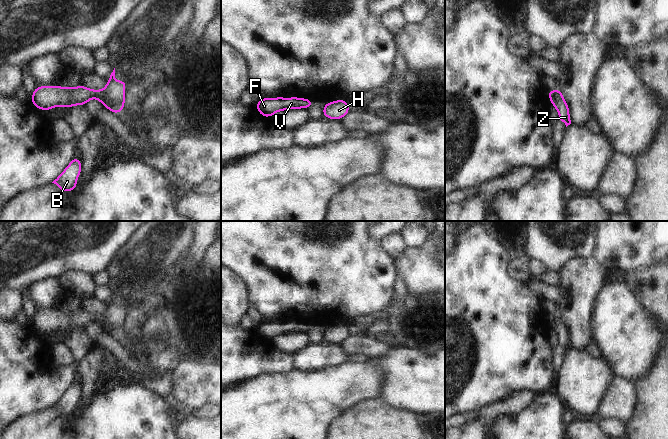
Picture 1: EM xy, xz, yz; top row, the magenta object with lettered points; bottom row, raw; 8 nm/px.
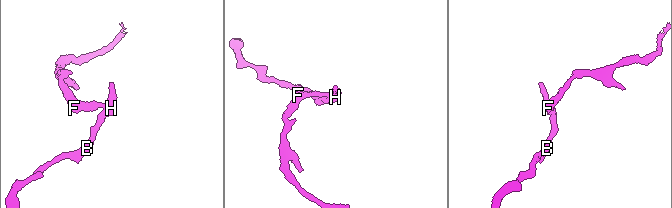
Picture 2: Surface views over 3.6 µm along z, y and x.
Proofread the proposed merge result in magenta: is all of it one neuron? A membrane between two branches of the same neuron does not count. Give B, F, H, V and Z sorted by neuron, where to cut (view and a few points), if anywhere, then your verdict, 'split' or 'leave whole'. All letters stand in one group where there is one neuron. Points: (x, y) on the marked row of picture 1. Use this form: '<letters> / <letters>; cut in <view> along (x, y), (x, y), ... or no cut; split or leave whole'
B H Z / F V; cut in xy along (103, 90), (103, 98), (101, 100); split

